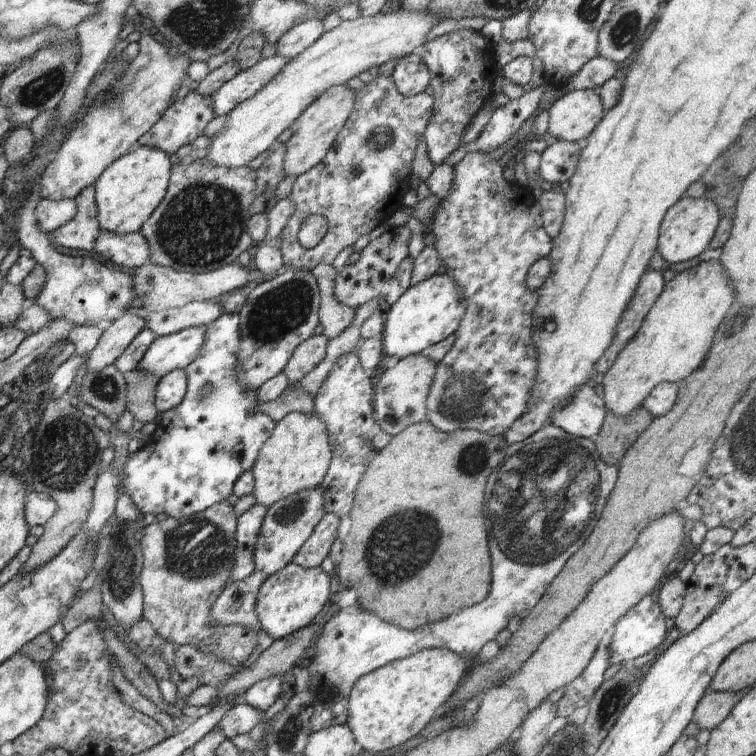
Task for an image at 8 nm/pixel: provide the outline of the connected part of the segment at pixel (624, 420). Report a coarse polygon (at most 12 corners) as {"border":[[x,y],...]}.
{"border":[[643,405],[627,416],[608,409],[593,440],[607,466],[626,451],[651,426]]}

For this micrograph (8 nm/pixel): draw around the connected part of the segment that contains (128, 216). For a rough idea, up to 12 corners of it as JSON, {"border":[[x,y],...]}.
{"border":[[135,147],[94,184],[101,230],[140,231],[173,164]]}

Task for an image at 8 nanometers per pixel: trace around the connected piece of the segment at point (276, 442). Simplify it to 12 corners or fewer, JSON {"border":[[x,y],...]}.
{"border":[[324,420],[275,423],[251,468],[256,503],[321,486],[332,458]]}

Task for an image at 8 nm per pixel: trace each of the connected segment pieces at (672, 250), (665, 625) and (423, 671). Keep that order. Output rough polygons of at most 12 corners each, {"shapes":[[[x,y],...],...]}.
{"shapes":[[[683,196],[659,228],[658,254],[671,267],[697,261],[720,212]],[[648,595],[608,638],[610,666],[656,650],[670,621]],[[428,648],[356,680],[345,725],[395,750],[443,712],[465,660]]]}

